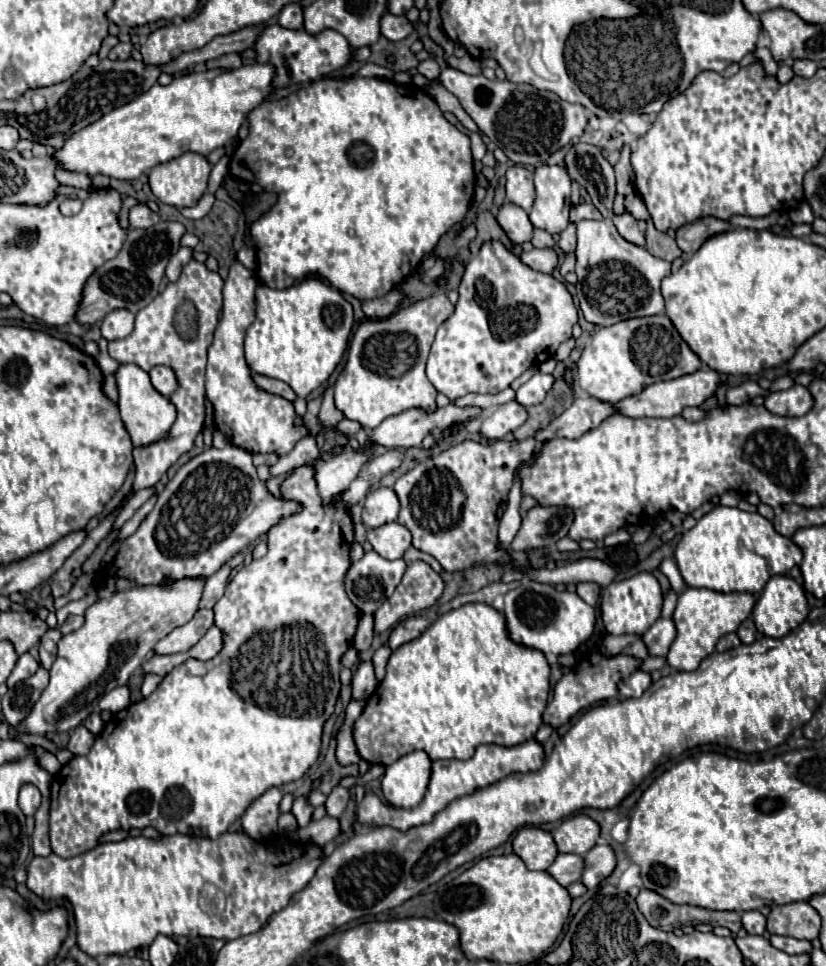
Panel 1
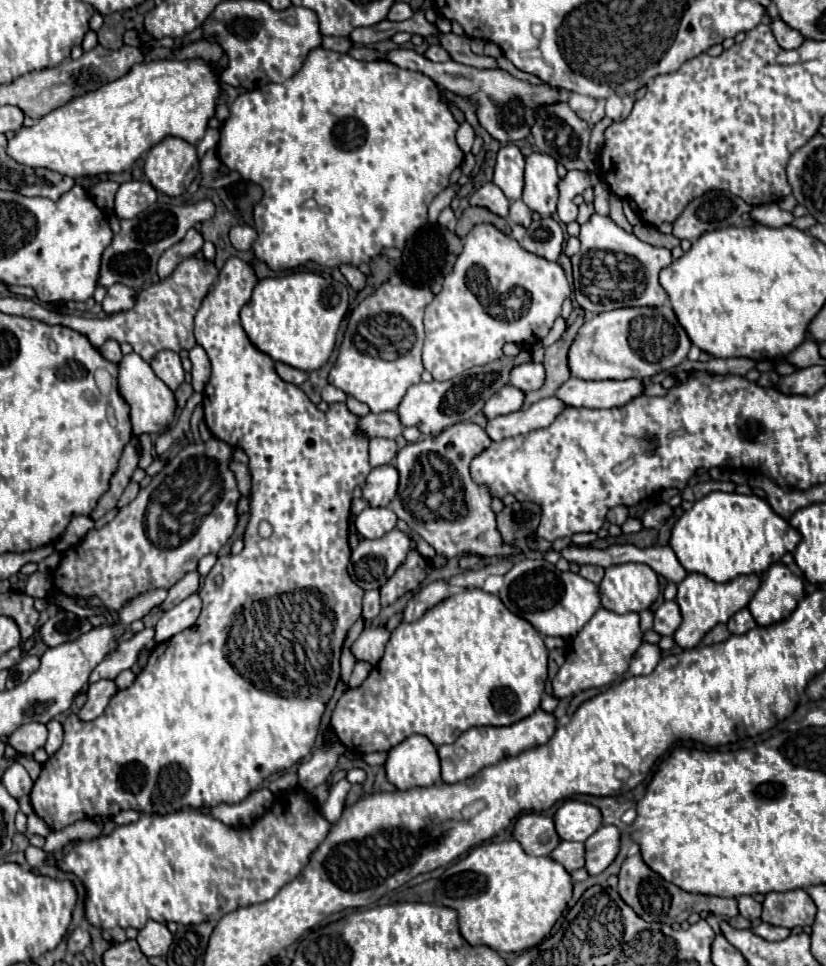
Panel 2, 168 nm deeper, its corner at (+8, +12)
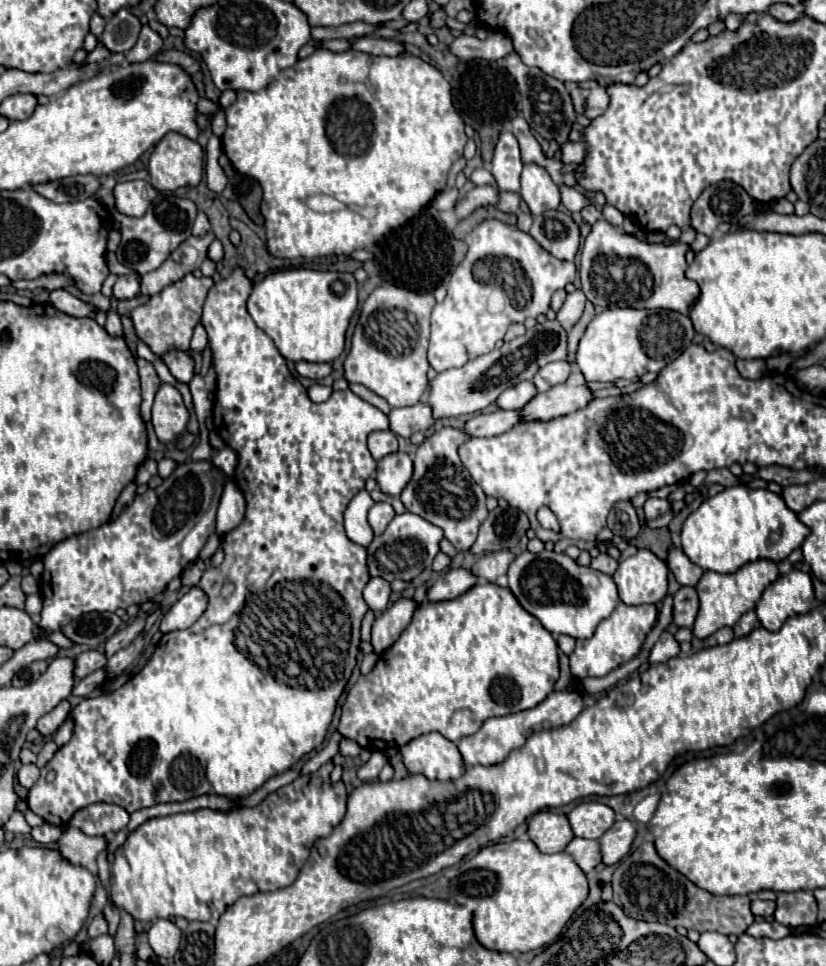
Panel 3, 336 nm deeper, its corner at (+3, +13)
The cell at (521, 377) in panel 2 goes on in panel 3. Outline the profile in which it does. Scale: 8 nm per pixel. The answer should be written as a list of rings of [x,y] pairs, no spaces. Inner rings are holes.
[[[554,361],[554,363],[548,363],[546,367],[542,367],[536,377],[534,377],[534,385],[540,393],[552,389],[554,385],[560,385],[560,383],[566,383],[566,379],[570,377],[570,371],[572,371],[572,363],[566,363],[566,361]]]

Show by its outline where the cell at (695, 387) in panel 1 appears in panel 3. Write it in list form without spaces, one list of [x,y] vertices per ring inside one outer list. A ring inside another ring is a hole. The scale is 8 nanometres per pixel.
[[[574,365],[574,371],[566,383],[538,393],[518,413],[522,415],[522,421],[550,421],[554,417],[568,415],[576,409],[586,407],[592,399],[592,391],[584,385],[584,377]]]

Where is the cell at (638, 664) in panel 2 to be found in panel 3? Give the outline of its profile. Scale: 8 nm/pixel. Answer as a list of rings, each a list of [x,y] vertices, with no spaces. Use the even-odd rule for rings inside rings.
[[[664,631],[650,653],[650,663],[664,663],[664,661],[676,657],[678,653],[680,653],[680,643],[674,639],[672,633]]]

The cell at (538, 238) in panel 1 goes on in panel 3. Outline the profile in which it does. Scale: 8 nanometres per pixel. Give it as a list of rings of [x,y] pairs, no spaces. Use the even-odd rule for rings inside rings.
[[[498,193],[496,207],[500,211],[506,211],[506,213],[520,213],[518,211],[518,201],[520,201],[518,193]]]

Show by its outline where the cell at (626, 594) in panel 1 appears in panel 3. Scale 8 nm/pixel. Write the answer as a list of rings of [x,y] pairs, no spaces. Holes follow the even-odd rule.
[[[640,549],[636,555],[620,561],[612,577],[626,605],[660,603],[668,591],[668,565],[650,549]]]

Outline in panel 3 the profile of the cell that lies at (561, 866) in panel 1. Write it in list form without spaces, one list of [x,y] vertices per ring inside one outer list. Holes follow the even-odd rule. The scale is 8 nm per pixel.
[[[572,839],[570,845],[566,847],[566,851],[574,857],[574,861],[582,867],[584,873],[592,871],[600,861],[602,861],[602,855],[600,855],[600,843],[598,841],[592,841],[592,839]]]

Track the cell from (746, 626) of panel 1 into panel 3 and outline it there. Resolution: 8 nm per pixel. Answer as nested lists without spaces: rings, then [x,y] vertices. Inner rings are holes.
[[[748,611],[748,613],[744,613],[740,619],[738,619],[738,623],[734,625],[734,635],[736,635],[736,639],[740,639],[740,637],[746,637],[746,635],[750,635],[754,629],[758,629],[760,627],[760,621],[758,621],[758,617],[756,617],[756,613],[754,611]]]

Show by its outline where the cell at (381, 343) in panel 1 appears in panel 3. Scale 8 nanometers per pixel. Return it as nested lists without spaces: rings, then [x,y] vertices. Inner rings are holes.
[[[382,285],[370,293],[366,299],[358,325],[354,329],[352,337],[352,347],[350,353],[344,361],[344,377],[348,383],[360,383],[386,399],[390,407],[406,407],[406,405],[416,405],[428,385],[426,373],[430,369],[430,363],[426,359],[426,349],[428,349],[428,339],[430,339],[430,313],[436,305],[436,299],[432,293],[418,295],[408,289],[400,289],[396,285]]]

